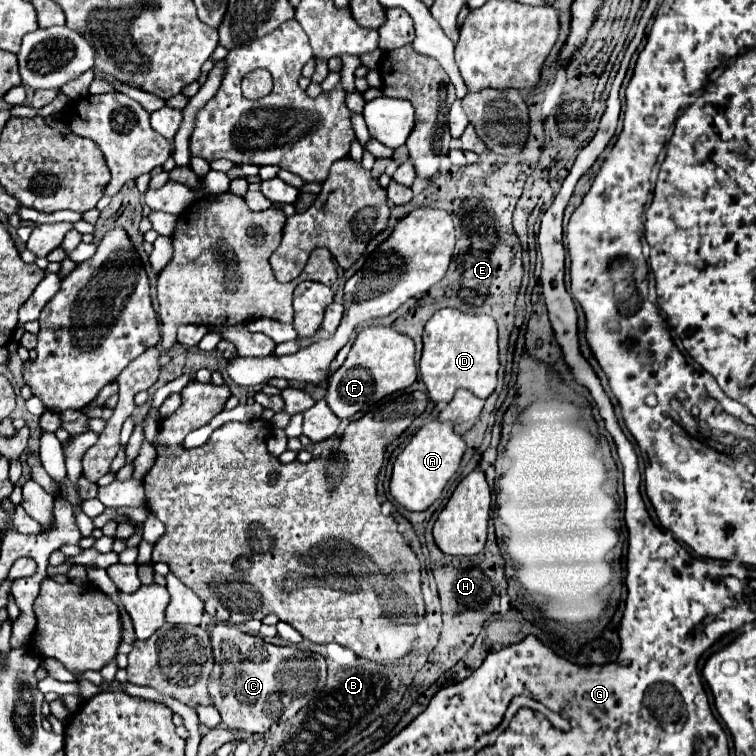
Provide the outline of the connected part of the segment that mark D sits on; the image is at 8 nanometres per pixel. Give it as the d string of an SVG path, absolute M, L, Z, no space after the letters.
M442 308L428 320L424 328L420 374L428 388L428 396L436 404L450 402L458 388L466 388L478 398L488 398L496 390L498 368L498 328L492 316L472 316L456 308Z

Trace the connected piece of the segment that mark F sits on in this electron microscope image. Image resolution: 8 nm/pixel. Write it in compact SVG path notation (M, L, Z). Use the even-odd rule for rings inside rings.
M368 326L358 334L346 362L330 378L326 402L338 418L352 420L358 412L364 412L368 406L380 402L384 396L412 386L416 378L418 368L414 362L412 338L396 332L394 328Z

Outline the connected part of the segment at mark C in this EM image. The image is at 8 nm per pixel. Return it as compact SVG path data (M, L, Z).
M226 624L212 628L210 642L214 670L208 678L208 694L228 728L240 728L250 734L266 732L274 722L290 720L326 686L326 660L322 654L298 646L268 644L260 636L244 634Z

